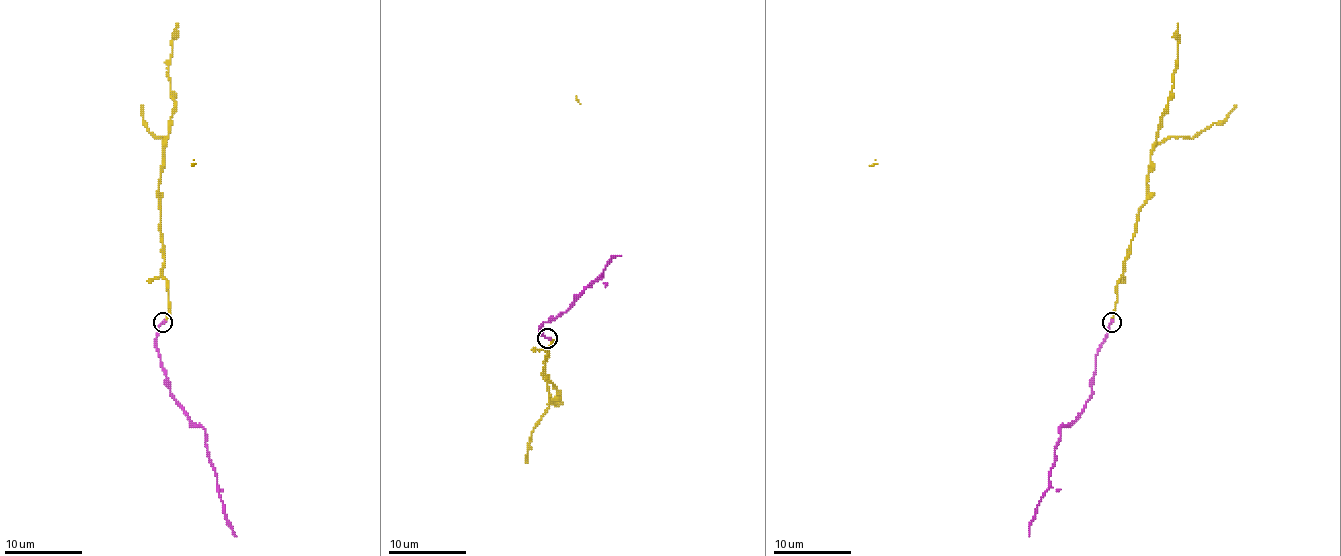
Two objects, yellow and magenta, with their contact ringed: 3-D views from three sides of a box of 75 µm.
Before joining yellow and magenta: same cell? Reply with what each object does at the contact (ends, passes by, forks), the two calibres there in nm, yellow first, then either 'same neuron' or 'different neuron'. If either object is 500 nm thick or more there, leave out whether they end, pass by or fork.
yellow ends | magenta ends | 180/240 nm | same neuron

